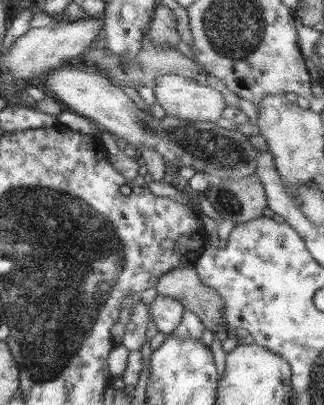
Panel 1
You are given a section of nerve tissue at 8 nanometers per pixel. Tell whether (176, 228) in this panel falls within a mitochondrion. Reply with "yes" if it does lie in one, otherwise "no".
no

